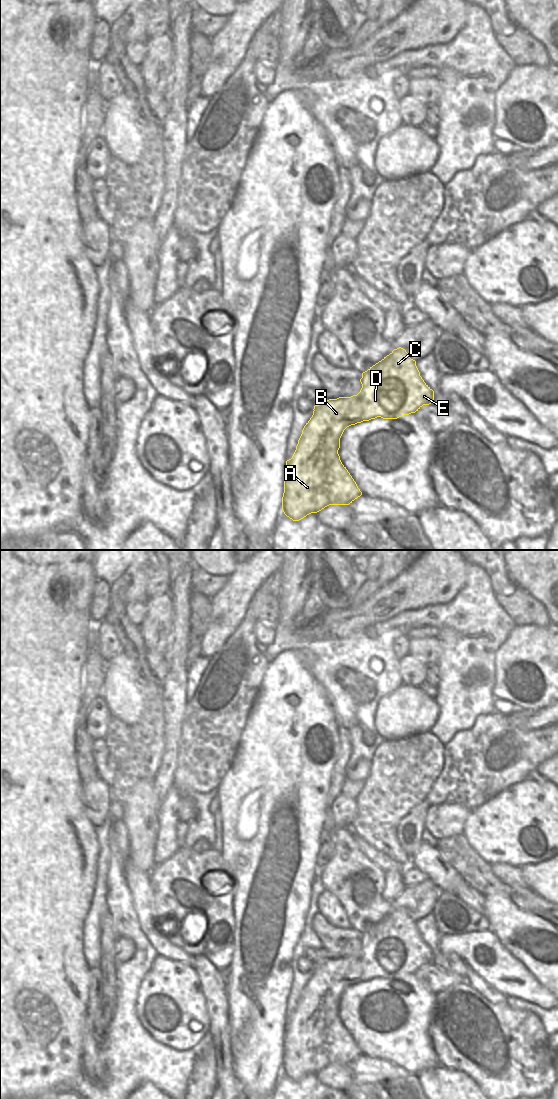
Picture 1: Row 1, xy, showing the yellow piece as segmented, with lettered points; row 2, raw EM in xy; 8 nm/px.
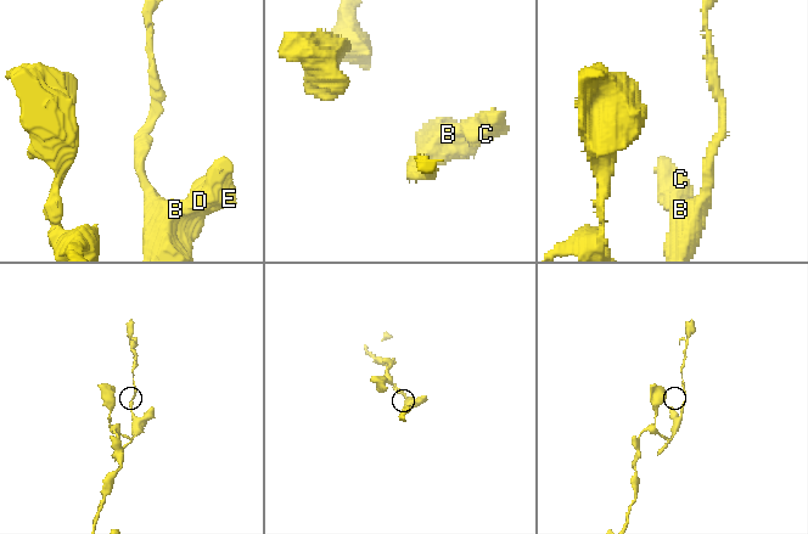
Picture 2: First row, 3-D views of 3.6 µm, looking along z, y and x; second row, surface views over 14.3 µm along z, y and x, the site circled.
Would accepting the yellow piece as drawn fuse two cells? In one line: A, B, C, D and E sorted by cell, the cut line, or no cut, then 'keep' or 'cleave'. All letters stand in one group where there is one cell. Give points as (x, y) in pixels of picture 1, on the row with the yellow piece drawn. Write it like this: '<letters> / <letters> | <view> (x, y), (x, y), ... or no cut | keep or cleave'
A B C D E | no cut | keep

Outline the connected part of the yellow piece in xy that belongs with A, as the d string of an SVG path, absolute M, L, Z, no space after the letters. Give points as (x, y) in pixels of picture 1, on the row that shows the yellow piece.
M401 347L394 349L381 361L363 372L360 382L362 388L357 395L329 399L314 406L313 415L302 430L292 458L286 461L282 511L293 521L299 521L311 513L317 513L329 505L349 505L362 495L338 454L340 438L347 427L377 417L397 419L403 415L415 413L423 405L429 405L434 400L434 391L420 376L416 361L411 359L406 350Z

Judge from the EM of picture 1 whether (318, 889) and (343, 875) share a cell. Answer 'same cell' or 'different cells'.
different cells

